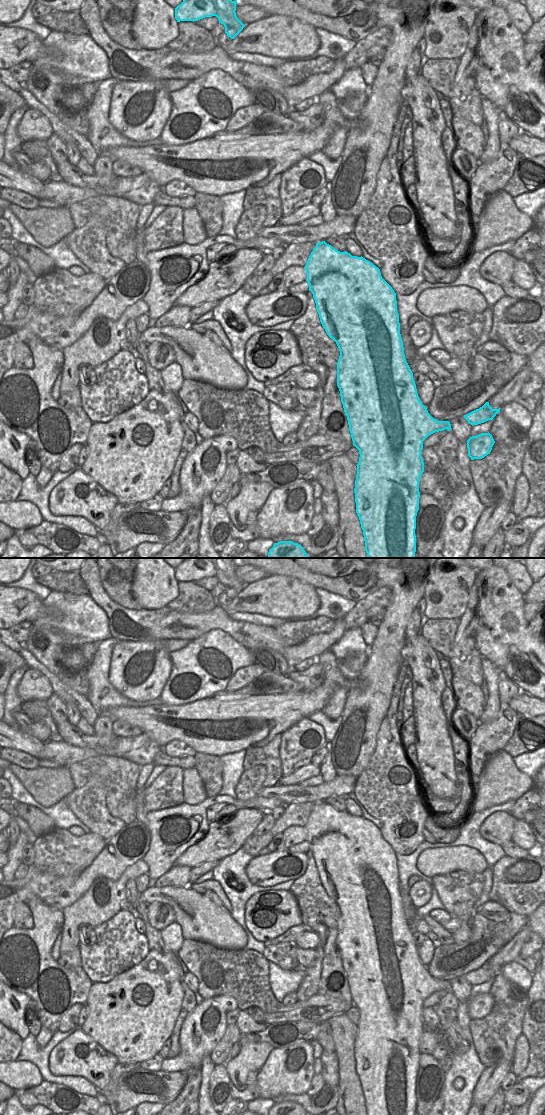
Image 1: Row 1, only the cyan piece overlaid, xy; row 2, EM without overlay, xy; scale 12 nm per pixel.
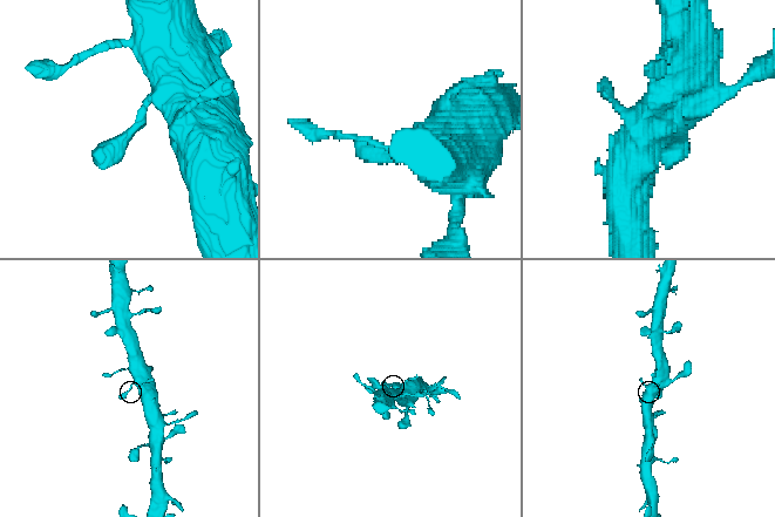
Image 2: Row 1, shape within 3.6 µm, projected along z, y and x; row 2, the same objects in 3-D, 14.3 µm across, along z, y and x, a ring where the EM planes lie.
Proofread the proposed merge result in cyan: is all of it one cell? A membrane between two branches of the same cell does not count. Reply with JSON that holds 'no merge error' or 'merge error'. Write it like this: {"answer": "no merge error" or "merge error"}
{"answer": "no merge error"}

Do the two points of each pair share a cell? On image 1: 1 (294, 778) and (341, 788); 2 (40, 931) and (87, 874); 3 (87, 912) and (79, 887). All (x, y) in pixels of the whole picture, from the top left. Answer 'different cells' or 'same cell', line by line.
1: different cells
2: different cells
3: different cells

